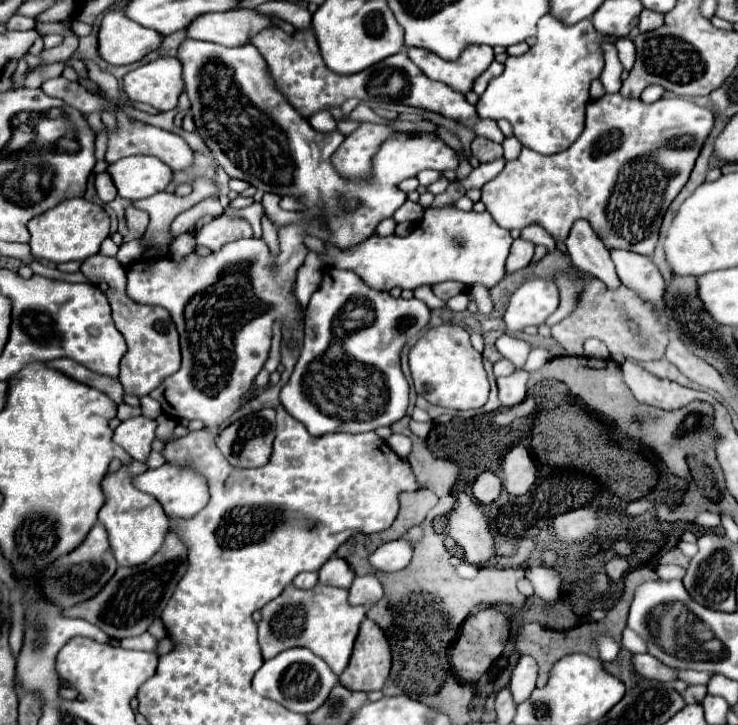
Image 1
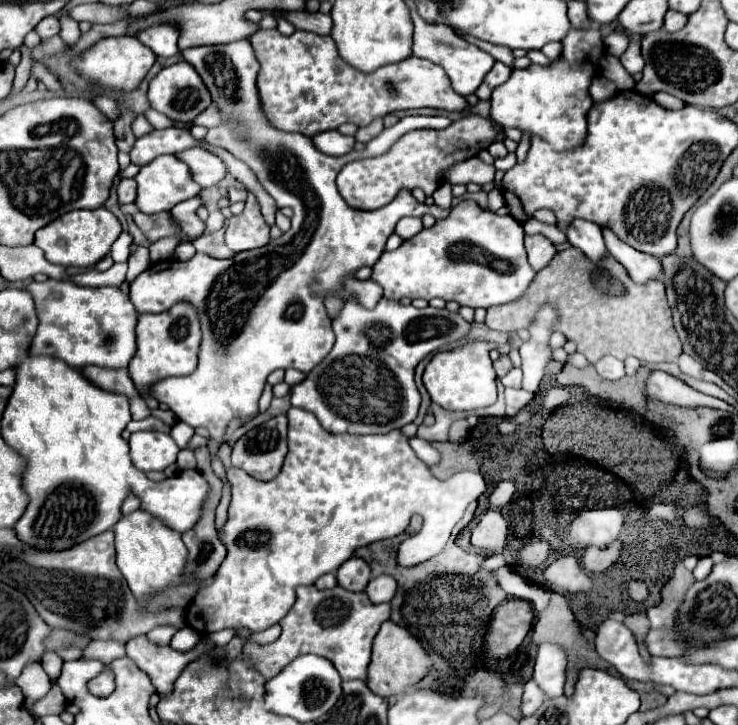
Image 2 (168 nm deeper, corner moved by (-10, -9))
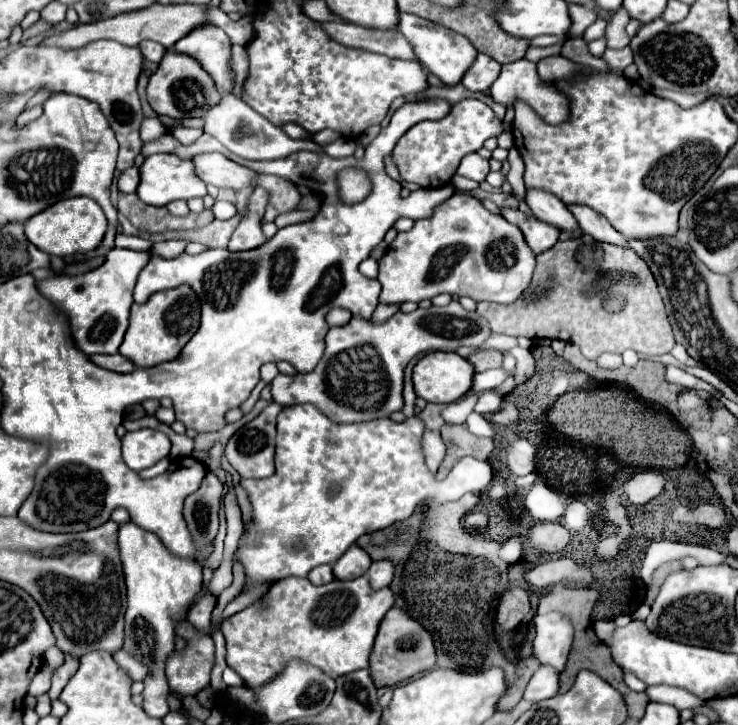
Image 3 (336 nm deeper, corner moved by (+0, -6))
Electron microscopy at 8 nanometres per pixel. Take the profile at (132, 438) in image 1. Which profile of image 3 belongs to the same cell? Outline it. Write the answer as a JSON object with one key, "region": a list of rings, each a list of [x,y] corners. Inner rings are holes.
{"region":[[[138,429],[122,437],[122,459],[132,471],[152,467],[170,453],[170,439],[156,429]]]}

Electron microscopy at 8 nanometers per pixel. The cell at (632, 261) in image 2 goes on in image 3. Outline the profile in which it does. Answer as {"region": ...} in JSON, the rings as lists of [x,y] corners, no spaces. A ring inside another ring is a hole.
{"region":[[[568,207],[574,215],[576,221],[580,223],[582,231],[590,237],[594,237],[598,243],[610,243],[610,245],[620,245],[620,247],[628,247],[626,239],[596,211],[592,211],[590,207]]]}

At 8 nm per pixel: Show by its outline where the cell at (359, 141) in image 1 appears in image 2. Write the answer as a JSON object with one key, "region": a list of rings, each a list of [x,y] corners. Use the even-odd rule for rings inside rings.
{"region":[[[468,114],[452,122],[444,130],[414,130],[404,134],[388,154],[356,160],[346,164],[338,174],[338,190],[348,206],[360,210],[376,210],[386,206],[402,188],[422,188],[426,196],[444,182],[444,172],[458,162],[464,162],[486,150],[498,136],[498,128],[490,118]]]}

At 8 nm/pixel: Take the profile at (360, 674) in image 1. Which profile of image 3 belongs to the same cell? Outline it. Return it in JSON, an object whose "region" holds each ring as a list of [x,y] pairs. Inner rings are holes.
{"region":[[[390,609],[380,623],[374,649],[370,653],[370,675],[372,675],[374,685],[378,689],[392,687],[404,679],[412,679],[424,671],[430,671],[434,663],[436,663],[436,649],[428,631],[424,631],[424,627],[420,627],[404,611]]]}

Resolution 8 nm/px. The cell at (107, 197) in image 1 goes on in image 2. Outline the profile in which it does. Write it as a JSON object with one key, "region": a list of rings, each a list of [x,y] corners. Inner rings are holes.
{"region":[[[124,178],[120,184],[118,184],[118,200],[120,204],[128,204],[128,202],[134,202],[136,200],[136,180],[134,178]]]}

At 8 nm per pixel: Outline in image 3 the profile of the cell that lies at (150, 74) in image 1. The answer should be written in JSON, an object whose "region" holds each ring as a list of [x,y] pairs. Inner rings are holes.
{"region":[[[166,51],[156,73],[148,81],[146,95],[148,95],[150,107],[158,115],[168,115],[174,119],[202,117],[204,111],[208,111],[208,107],[212,107],[220,101],[220,93],[212,85],[212,79],[208,77],[208,73],[200,67],[200,63],[196,63],[196,59],[192,59],[192,57],[180,55],[176,51]]]}

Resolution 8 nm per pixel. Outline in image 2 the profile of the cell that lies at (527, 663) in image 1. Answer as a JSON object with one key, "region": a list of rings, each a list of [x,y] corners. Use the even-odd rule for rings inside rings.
{"region":[[[542,642],[534,666],[536,684],[548,694],[548,698],[556,698],[564,694],[564,682],[566,682],[566,650],[560,644],[554,642]]]}

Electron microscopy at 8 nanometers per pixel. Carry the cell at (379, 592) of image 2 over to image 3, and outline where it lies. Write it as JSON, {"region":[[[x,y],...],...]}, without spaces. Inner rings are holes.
{"region":[[[374,561],[366,573],[372,589],[384,589],[390,585],[394,575],[394,567],[390,561]]]}

